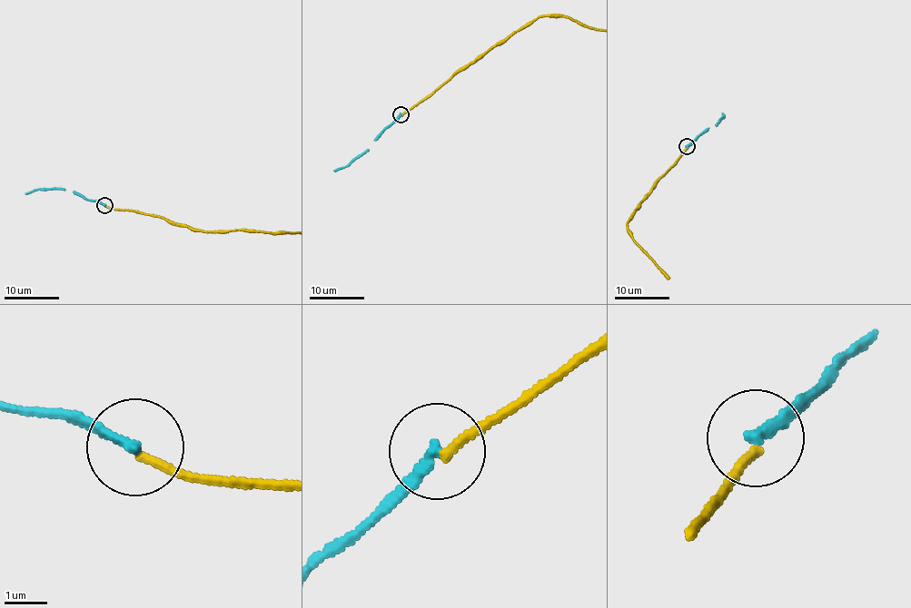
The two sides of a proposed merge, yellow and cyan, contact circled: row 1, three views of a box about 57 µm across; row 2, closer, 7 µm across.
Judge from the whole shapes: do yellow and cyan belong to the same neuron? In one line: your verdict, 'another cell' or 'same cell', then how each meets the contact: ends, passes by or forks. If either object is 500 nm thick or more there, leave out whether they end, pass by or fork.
another cell | yellow ends | cyan ends

